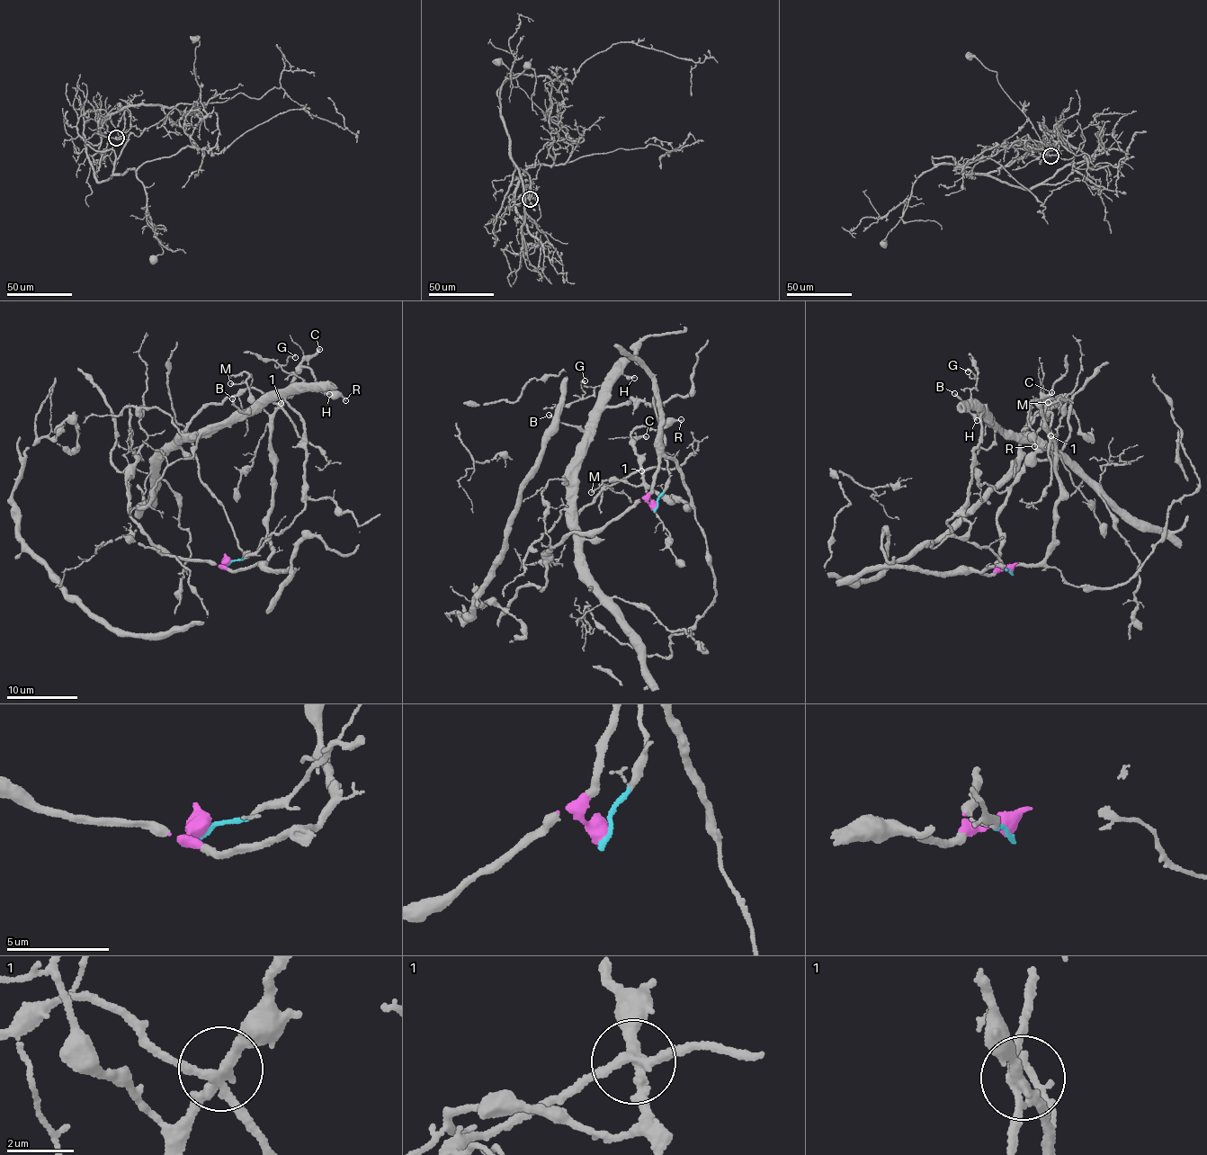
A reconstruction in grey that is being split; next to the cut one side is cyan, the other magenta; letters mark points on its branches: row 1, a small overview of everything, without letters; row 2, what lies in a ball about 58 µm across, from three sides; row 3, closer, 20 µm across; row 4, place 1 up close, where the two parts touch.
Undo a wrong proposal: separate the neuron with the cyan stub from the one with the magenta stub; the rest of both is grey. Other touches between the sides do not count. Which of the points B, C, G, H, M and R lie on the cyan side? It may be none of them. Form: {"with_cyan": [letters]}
{"with_cyan": ["B", "G", "H"]}

